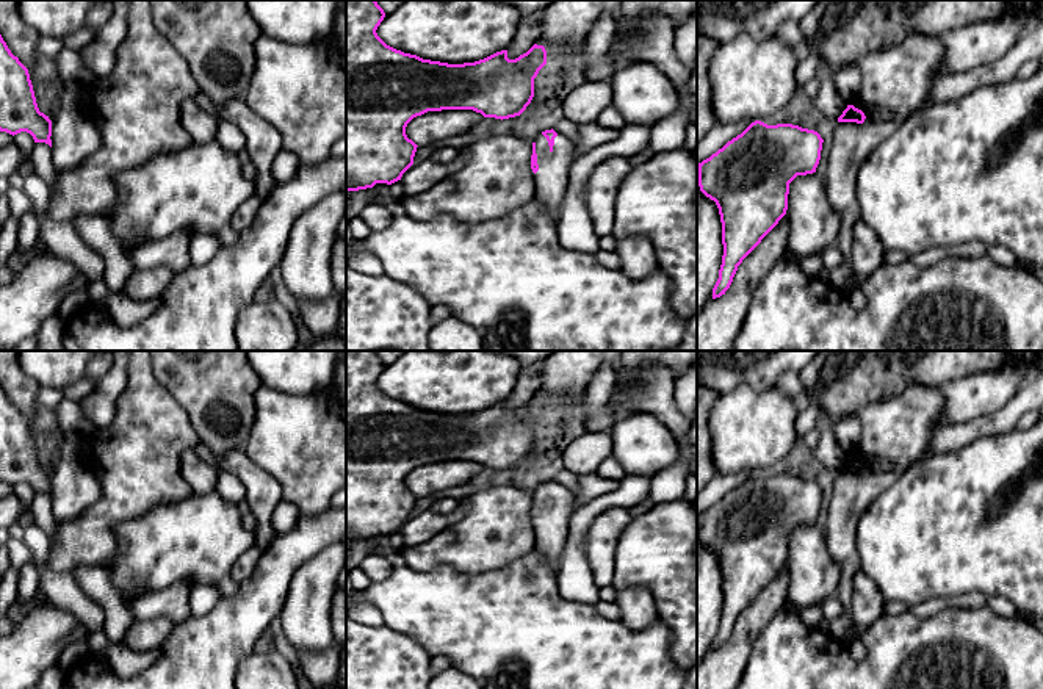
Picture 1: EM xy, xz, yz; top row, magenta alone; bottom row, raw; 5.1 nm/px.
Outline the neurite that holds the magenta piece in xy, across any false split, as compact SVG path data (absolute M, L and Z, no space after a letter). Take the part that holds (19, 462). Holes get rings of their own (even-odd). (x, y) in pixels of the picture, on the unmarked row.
M0 385L0 482L27 482L34 493L52 498L52 471L39 462L28 420L11 404Z

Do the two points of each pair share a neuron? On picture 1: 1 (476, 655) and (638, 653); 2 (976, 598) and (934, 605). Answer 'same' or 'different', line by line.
1: same
2: same

